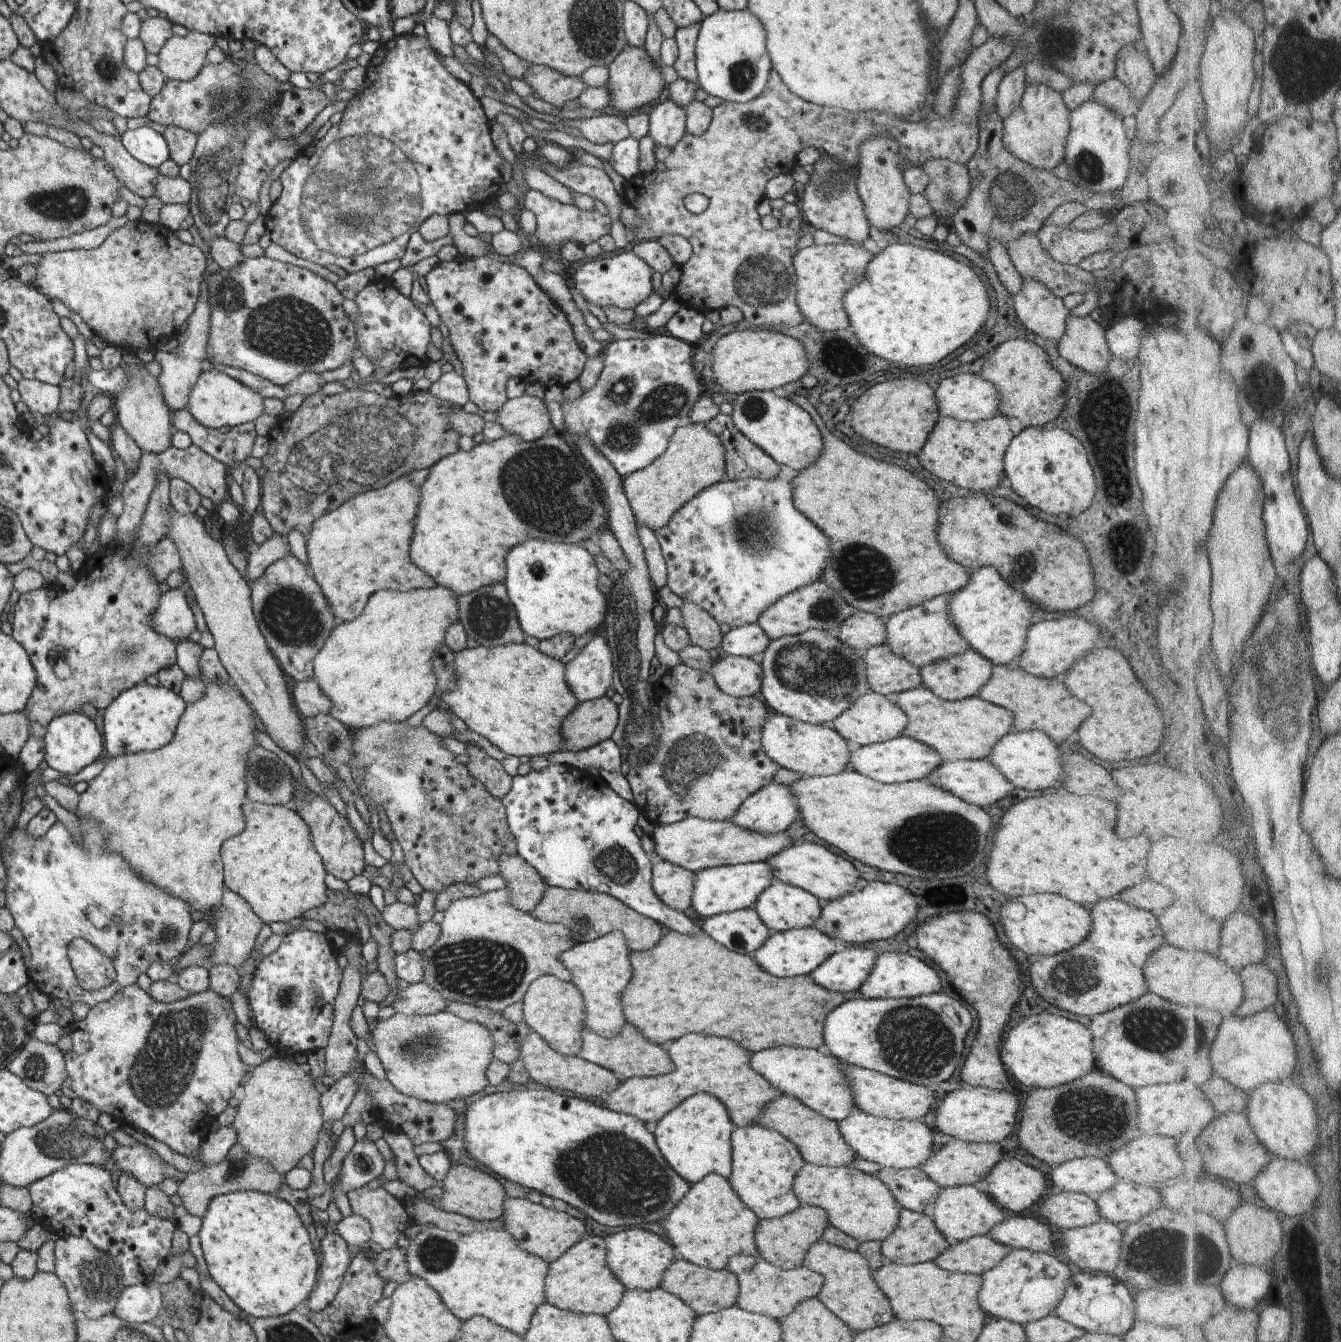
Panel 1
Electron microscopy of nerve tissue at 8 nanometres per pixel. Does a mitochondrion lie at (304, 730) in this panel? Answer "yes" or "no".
no

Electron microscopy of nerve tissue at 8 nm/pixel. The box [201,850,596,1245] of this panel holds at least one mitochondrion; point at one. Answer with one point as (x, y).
(482, 970)

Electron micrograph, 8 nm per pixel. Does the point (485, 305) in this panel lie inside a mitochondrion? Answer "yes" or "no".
yes

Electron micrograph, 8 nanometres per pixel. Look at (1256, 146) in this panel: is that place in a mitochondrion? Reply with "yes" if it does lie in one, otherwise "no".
no

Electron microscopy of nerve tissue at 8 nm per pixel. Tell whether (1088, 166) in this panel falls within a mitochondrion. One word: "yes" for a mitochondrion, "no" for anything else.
yes

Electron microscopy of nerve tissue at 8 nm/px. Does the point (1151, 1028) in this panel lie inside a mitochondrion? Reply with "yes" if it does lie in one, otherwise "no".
yes

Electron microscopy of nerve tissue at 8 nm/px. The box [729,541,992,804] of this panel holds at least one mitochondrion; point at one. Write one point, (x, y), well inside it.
(802, 667)

